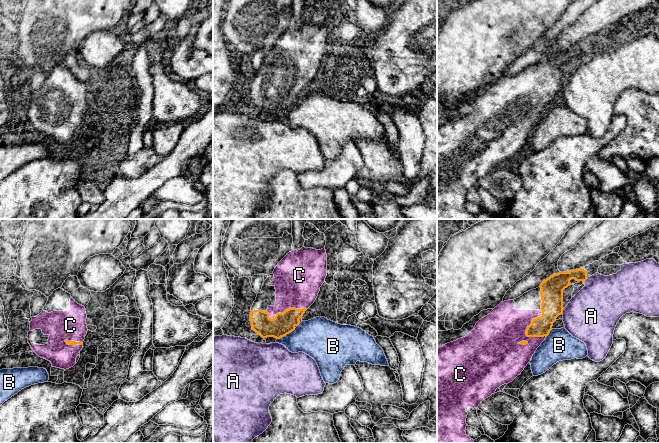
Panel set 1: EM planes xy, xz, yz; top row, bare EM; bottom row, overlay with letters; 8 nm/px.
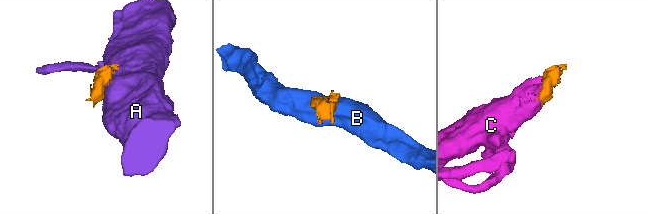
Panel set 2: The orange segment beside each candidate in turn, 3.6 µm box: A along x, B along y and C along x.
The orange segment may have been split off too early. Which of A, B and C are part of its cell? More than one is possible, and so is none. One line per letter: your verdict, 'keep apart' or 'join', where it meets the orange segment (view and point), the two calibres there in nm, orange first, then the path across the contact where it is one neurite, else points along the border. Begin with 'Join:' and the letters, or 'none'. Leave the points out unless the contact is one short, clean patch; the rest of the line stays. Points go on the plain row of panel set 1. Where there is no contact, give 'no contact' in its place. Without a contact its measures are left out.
Join: C
A: keep apart | yz (562, 87) | 180/420 nm | along yz (564, 84), (562, 89)
B: keep apart | xz (286, 110) | 180/300 nm | along xz (295, 104), (277, 115)
C: join | yz (532, 97) | 180/320 nm

